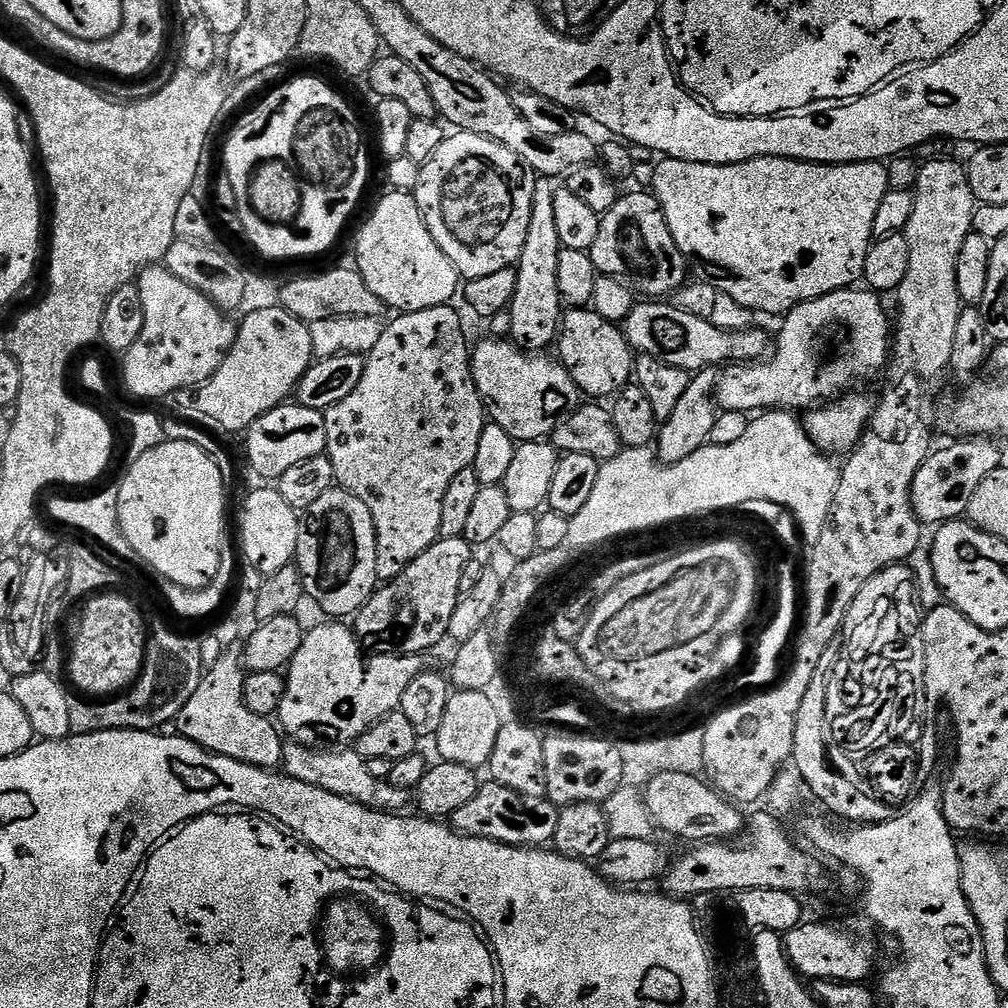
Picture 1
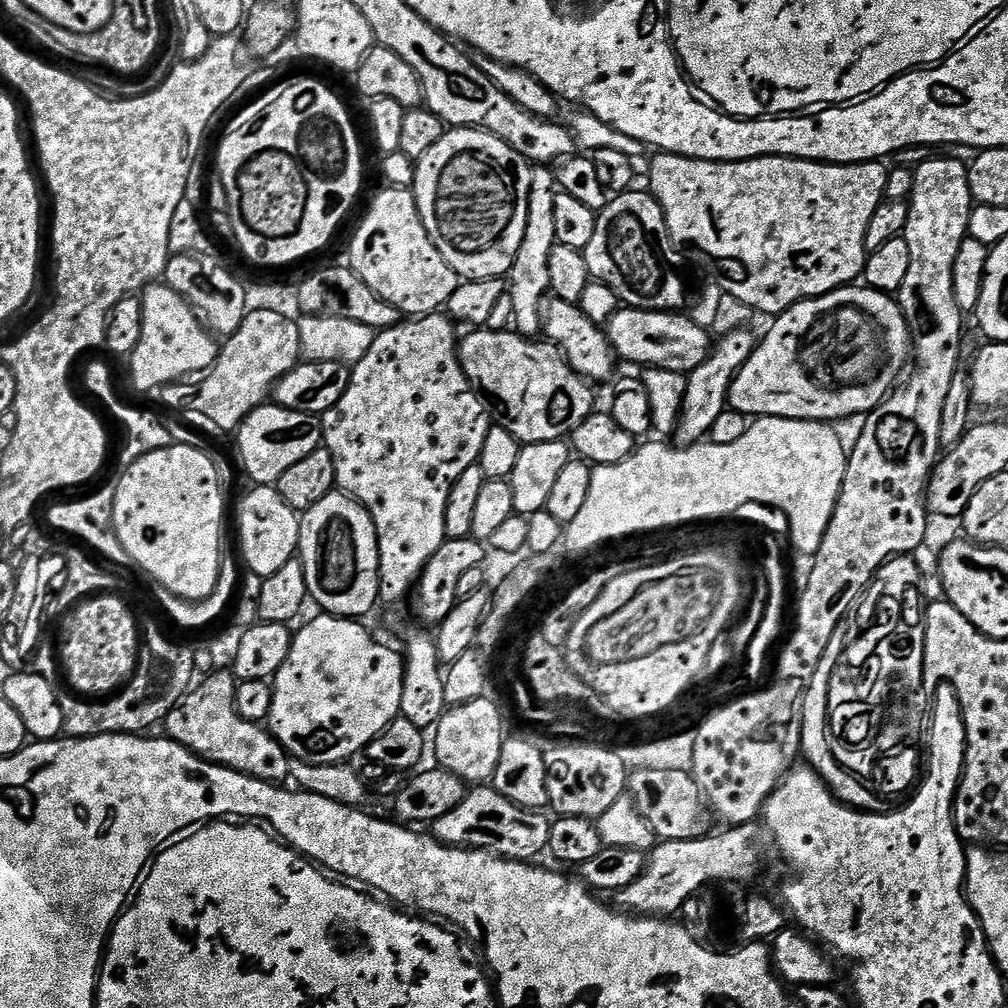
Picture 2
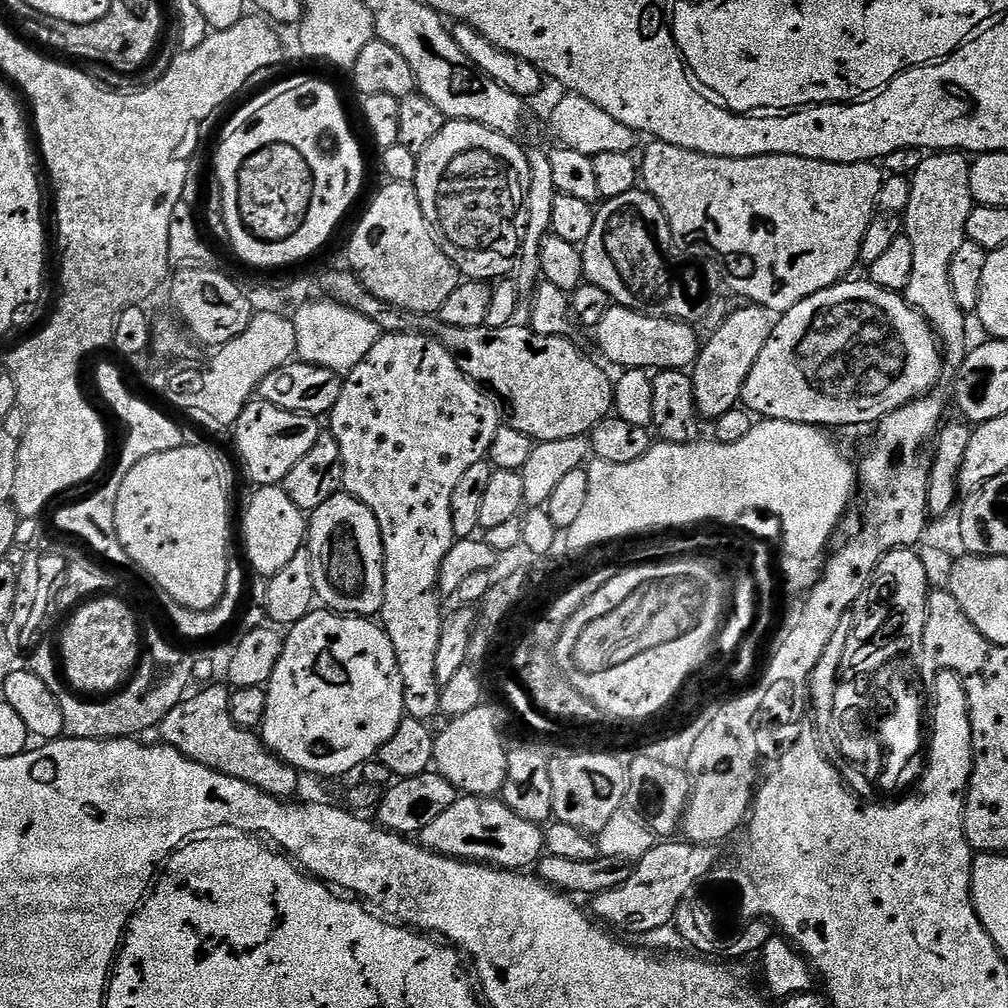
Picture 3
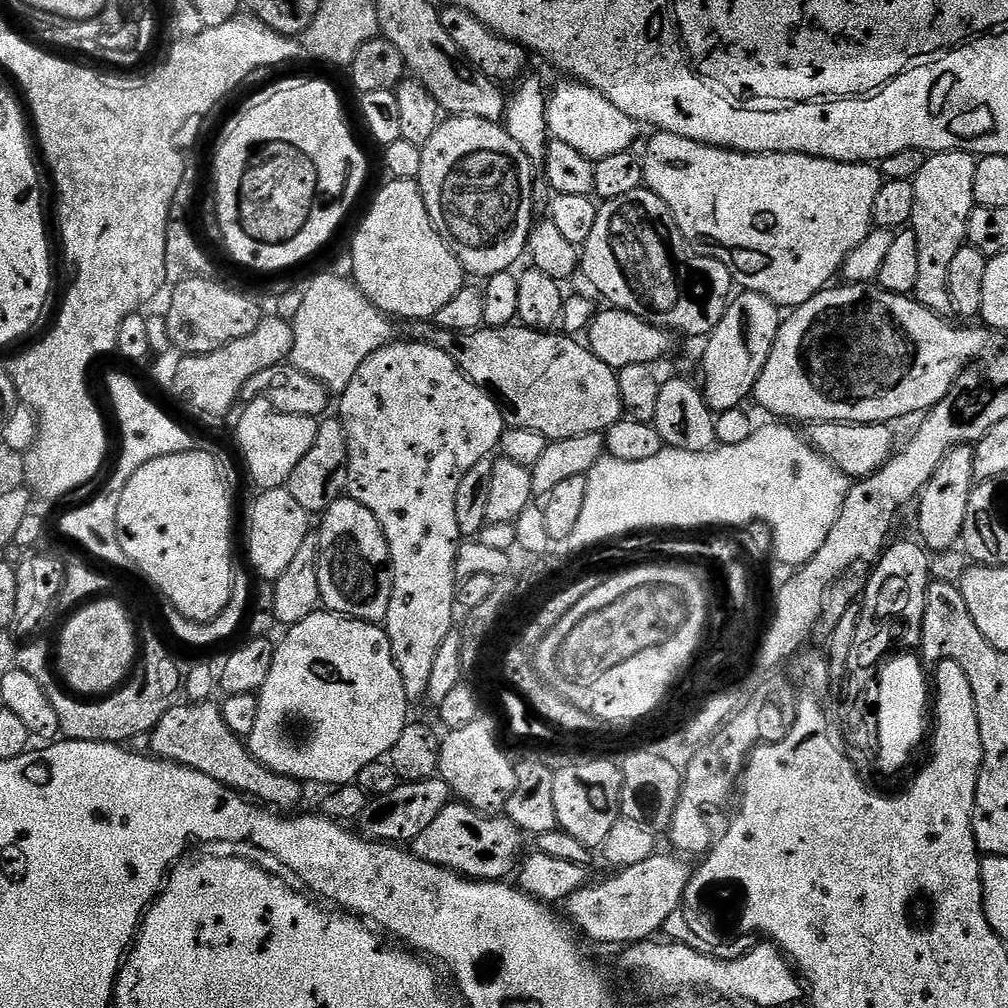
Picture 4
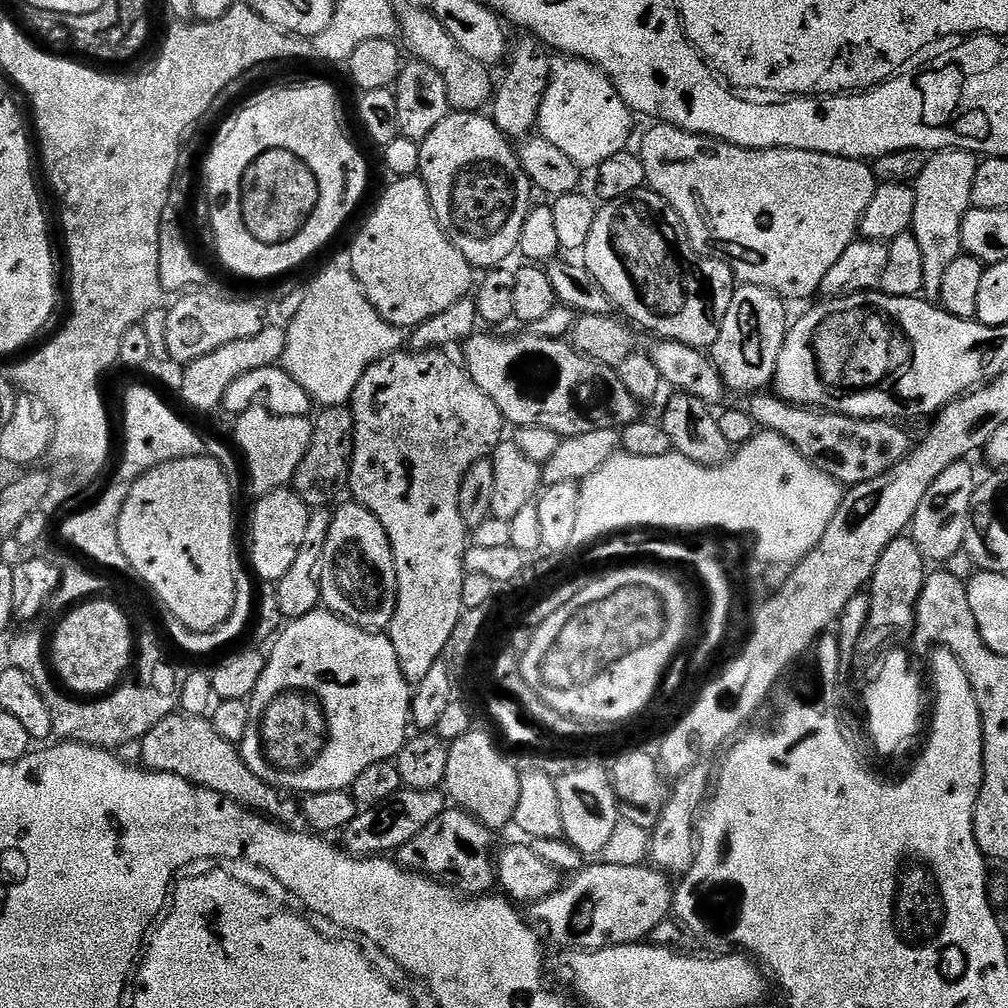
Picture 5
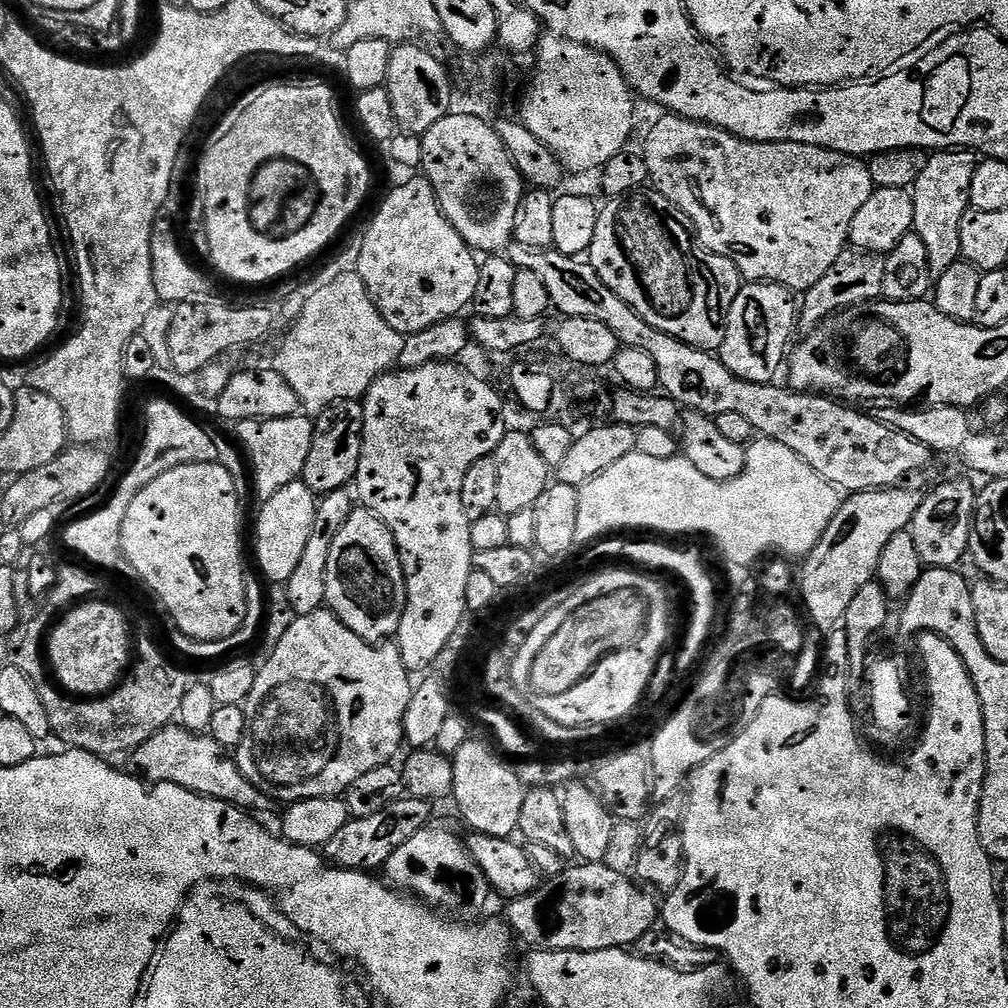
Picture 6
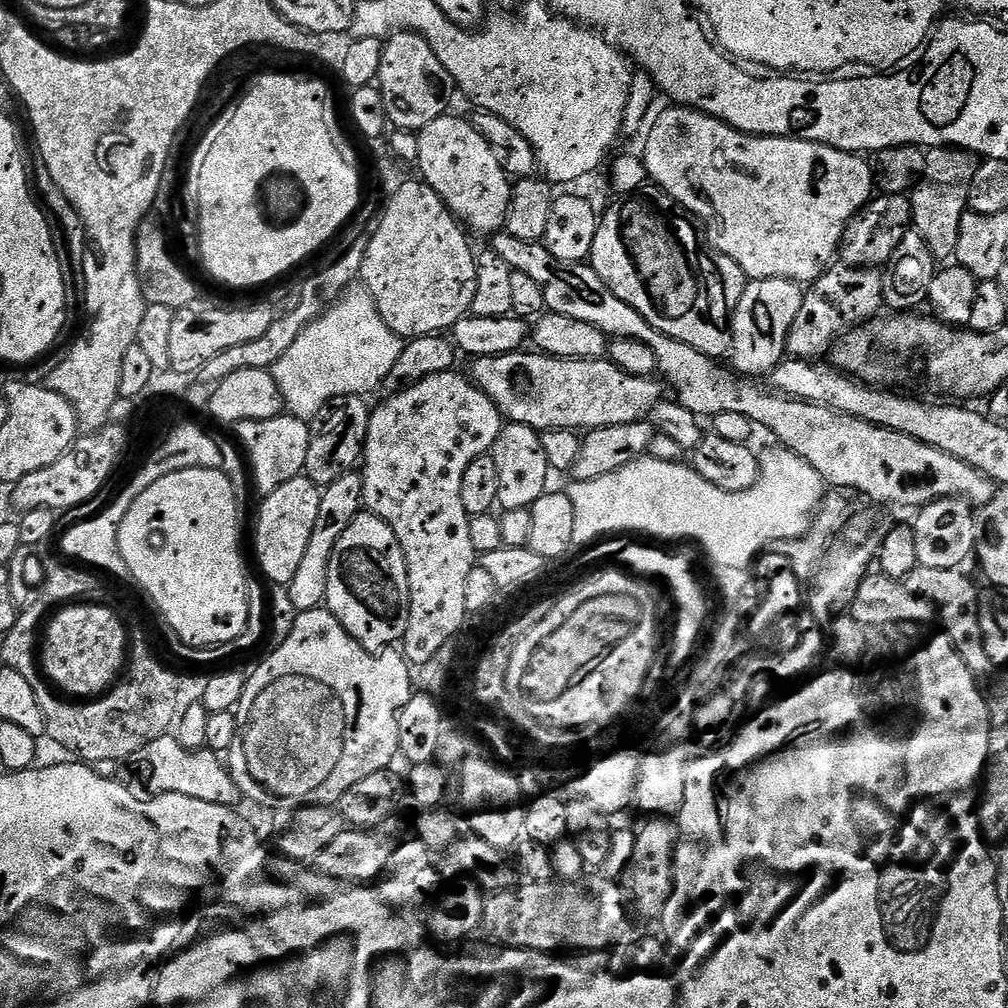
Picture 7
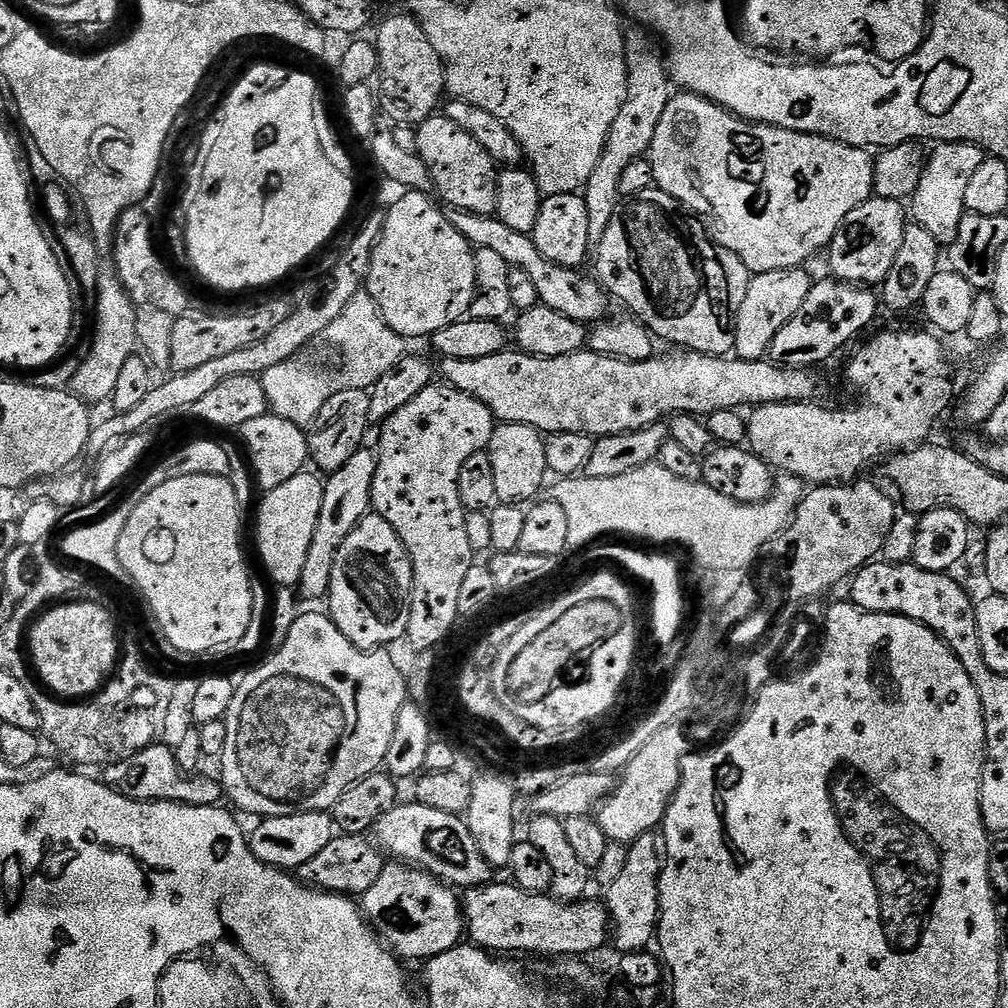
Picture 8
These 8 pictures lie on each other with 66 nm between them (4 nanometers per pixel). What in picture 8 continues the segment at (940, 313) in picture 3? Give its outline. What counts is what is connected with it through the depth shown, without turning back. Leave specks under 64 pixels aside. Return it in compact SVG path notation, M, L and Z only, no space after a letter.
M965 140L940 142L933 148L927 157L921 182L911 196L910 216L915 223L930 230L930 234L934 234L934 238L941 246L950 246L954 238L958 238L958 226L962 226L962 218L966 211L964 206L966 190L970 187L970 178L974 178L978 166L982 166L986 153L979 144L971 144Z

